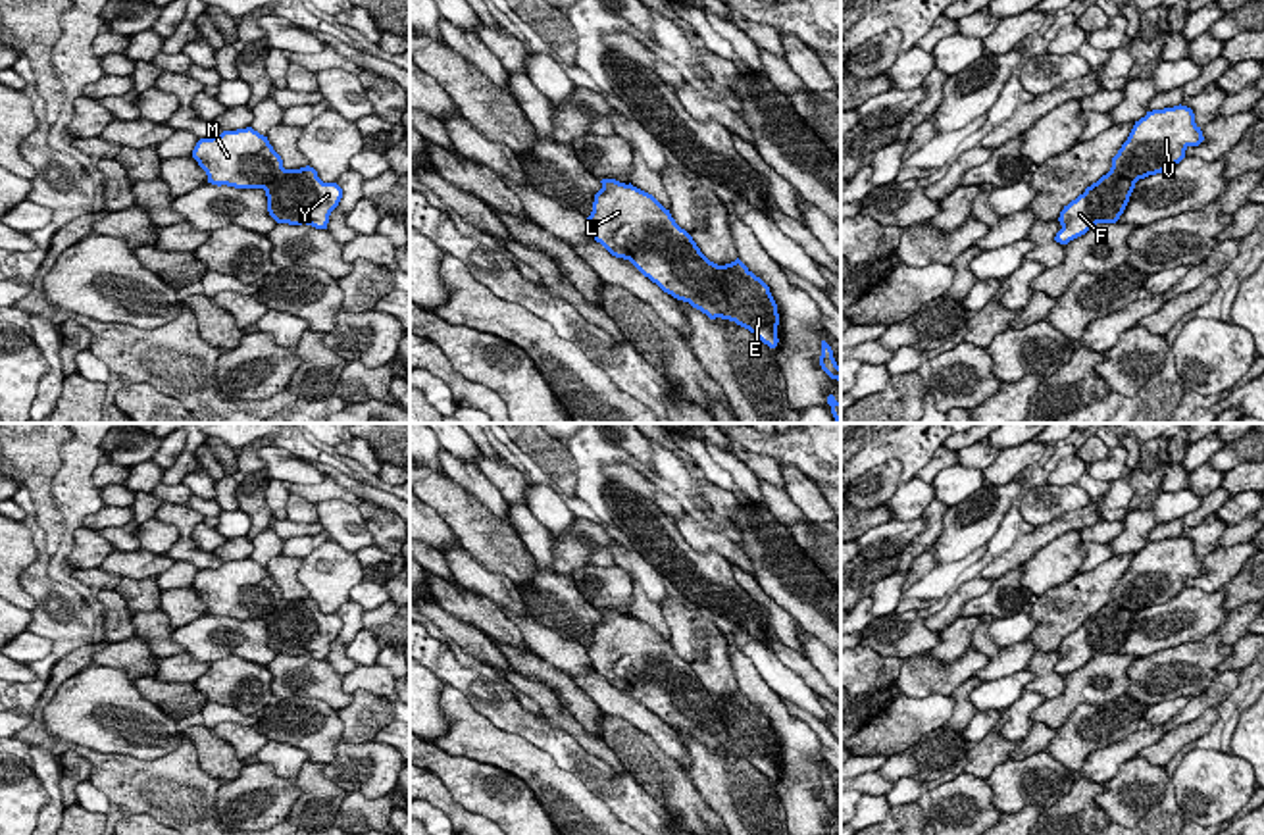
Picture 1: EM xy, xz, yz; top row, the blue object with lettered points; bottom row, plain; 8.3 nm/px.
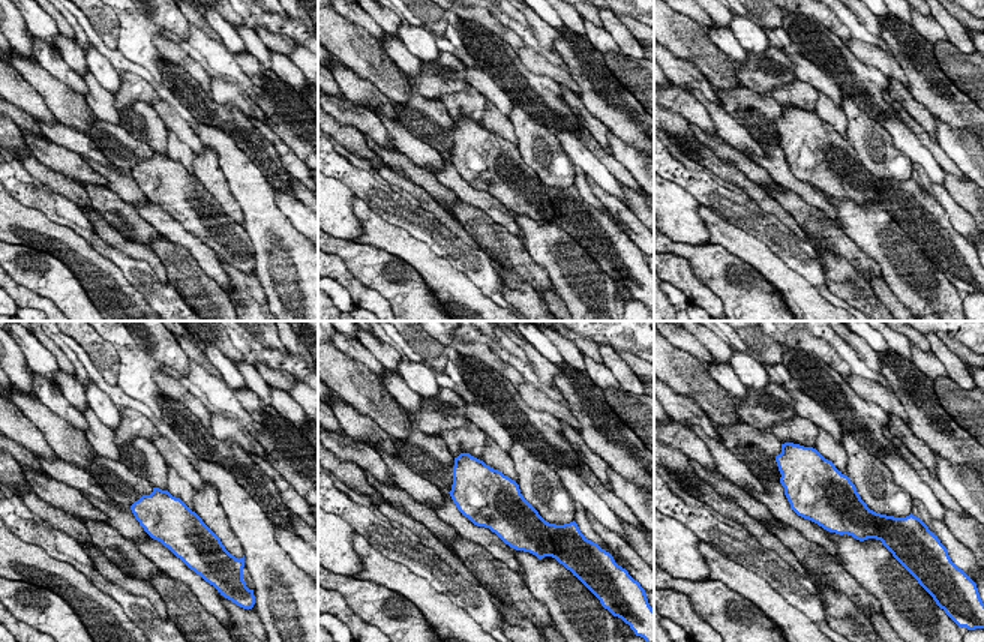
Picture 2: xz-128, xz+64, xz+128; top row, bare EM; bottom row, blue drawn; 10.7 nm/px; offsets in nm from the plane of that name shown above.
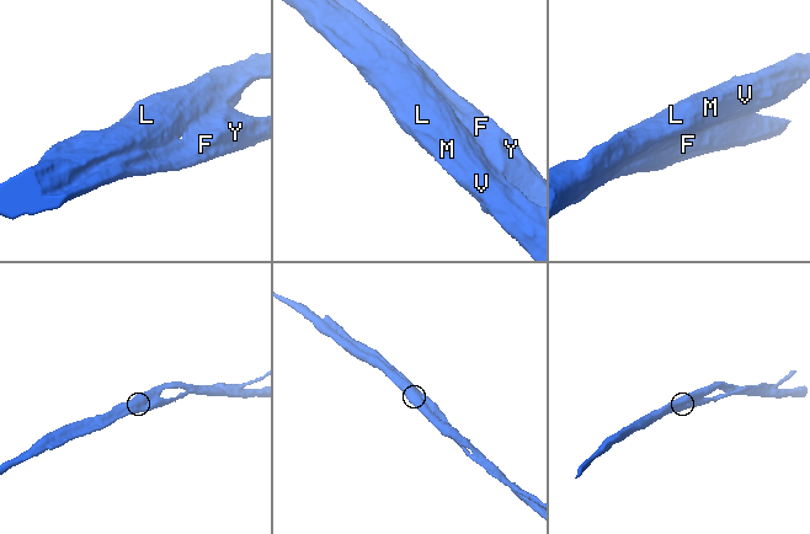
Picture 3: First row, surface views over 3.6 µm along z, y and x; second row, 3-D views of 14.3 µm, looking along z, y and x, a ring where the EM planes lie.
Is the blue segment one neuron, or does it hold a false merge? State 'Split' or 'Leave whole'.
Split

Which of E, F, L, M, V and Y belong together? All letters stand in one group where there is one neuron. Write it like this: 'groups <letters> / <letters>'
groups E F Y / L M V

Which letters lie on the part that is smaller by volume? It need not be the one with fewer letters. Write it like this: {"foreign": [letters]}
{"foreign": ["E", "F", "Y"]}

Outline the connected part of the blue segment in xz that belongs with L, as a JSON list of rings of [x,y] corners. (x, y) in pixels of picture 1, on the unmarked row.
[[[602,610],[587,648],[591,664],[612,687],[629,691],[664,723],[689,733],[710,750],[721,748],[741,756],[725,735],[714,710],[710,691],[693,668],[681,660],[652,625]]]

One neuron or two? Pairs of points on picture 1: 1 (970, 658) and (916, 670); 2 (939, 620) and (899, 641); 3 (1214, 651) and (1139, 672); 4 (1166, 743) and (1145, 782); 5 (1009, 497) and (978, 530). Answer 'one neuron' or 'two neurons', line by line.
1: one neuron
2: two neurons
3: one neuron
4: two neurons
5: one neuron

